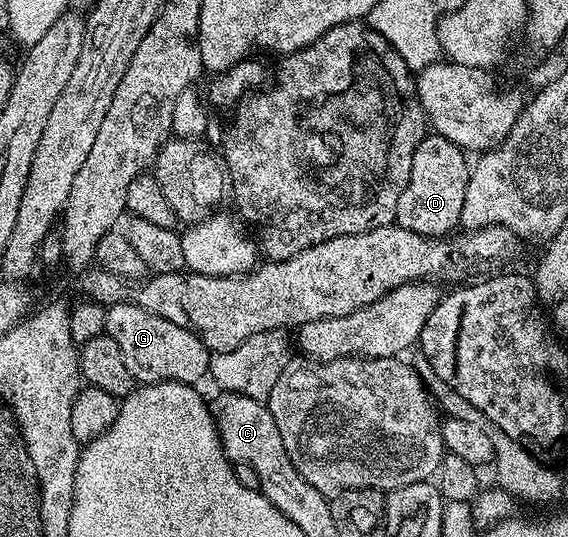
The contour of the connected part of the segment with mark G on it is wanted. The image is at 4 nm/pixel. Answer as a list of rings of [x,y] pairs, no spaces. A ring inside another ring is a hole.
[[[130,300],[110,303],[106,309],[105,332],[113,336],[113,340],[117,340],[125,365],[128,366],[136,383],[199,384],[202,378],[208,377],[212,351],[205,348],[205,344],[193,331],[181,328]]]

